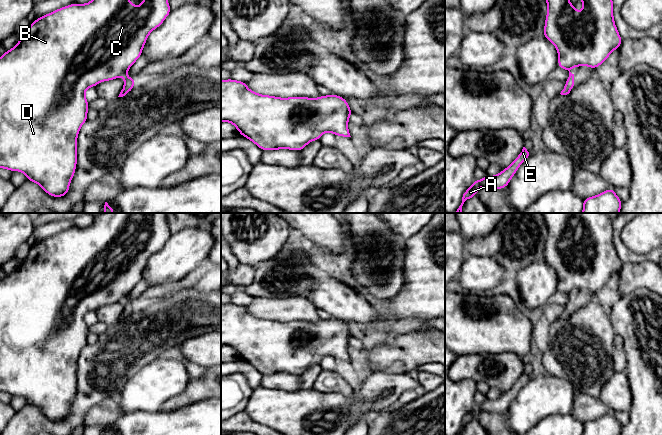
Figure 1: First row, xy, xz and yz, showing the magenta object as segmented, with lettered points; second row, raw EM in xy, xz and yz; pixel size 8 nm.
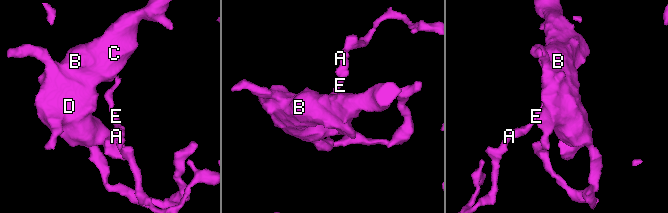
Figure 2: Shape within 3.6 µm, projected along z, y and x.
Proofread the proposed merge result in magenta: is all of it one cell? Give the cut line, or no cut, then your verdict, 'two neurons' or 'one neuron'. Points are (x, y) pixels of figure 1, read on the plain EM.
xy (126, 295), (123, 299) | two neurons

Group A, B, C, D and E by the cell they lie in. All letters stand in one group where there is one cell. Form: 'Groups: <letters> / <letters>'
Groups: A E / B C D

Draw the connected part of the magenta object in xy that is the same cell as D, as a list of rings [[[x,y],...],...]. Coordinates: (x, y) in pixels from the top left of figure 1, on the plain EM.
[[[100,213],[95,216],[91,226],[73,227],[57,233],[31,246],[28,256],[18,267],[0,281],[0,392],[23,396],[28,405],[35,406],[51,421],[63,421],[69,416],[69,410],[77,389],[77,361],[81,350],[88,345],[89,326],[85,315],[103,305],[123,301],[128,293],[141,280],[148,259],[159,251],[170,238],[171,232],[166,220],[166,213],[144,213],[144,224],[137,231],[129,225],[131,213]]]

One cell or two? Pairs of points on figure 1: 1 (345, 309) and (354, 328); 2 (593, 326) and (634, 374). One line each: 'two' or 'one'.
1: two
2: two

